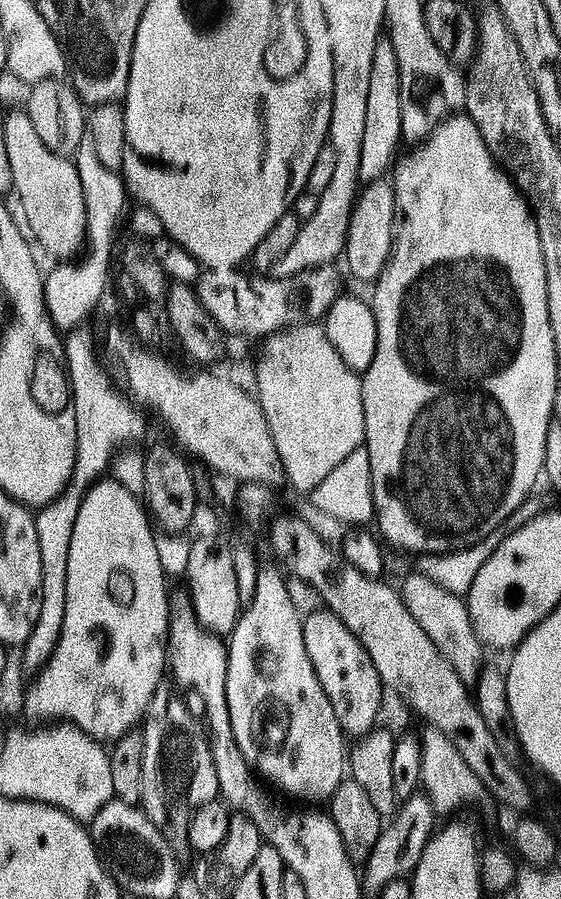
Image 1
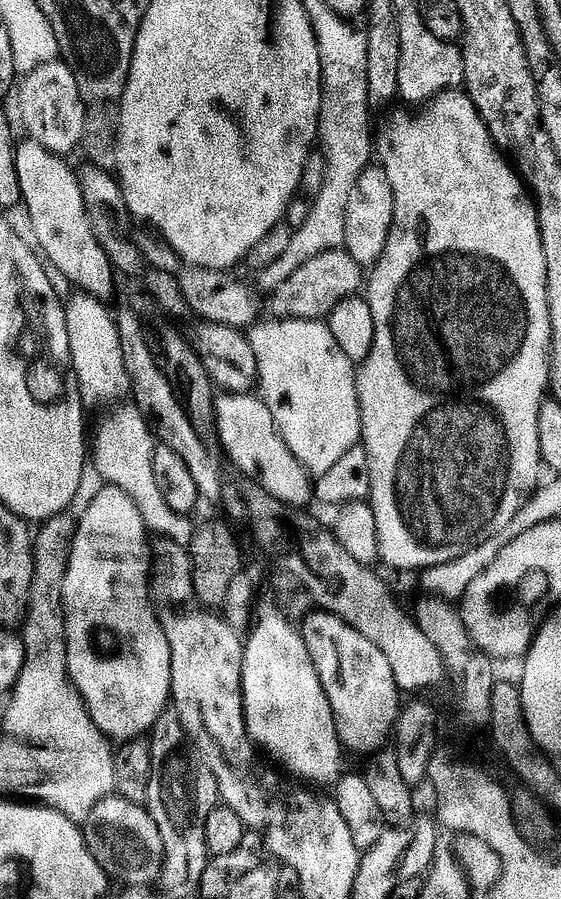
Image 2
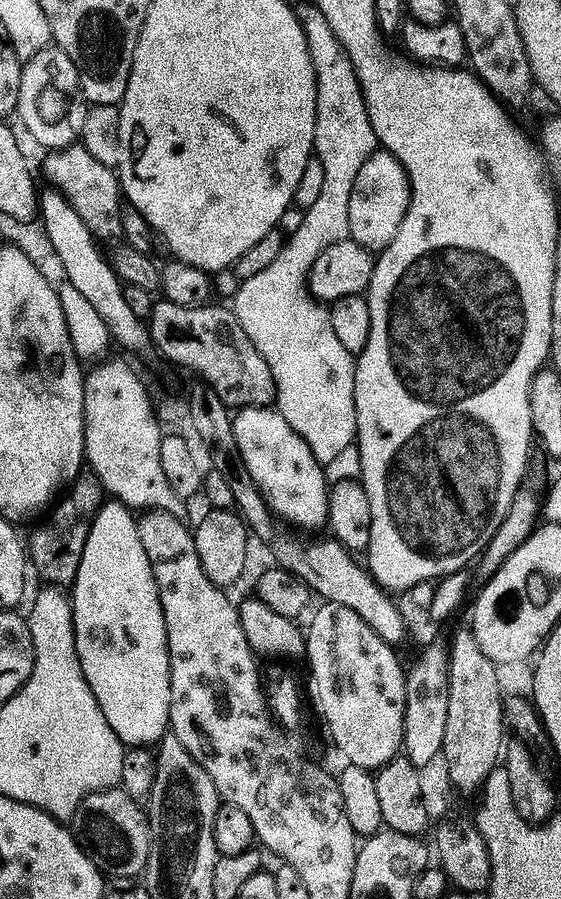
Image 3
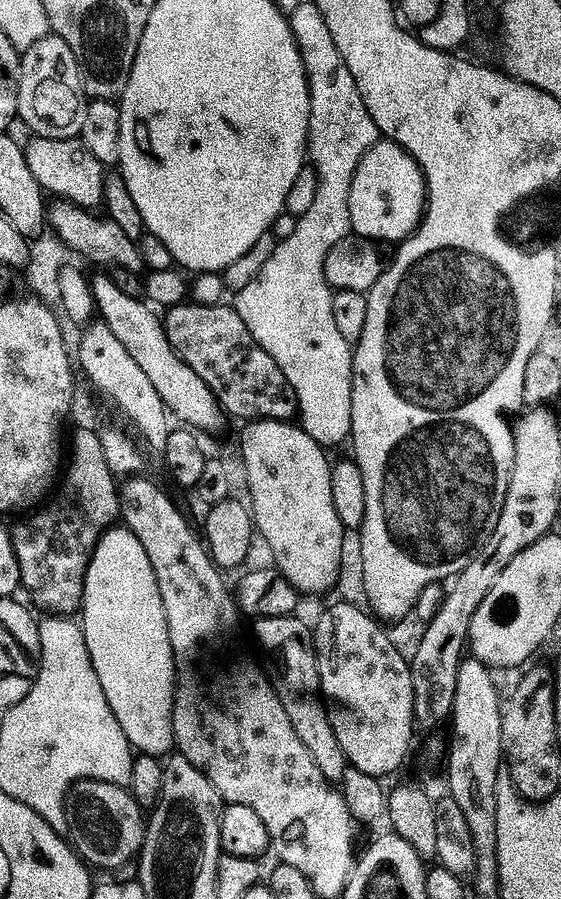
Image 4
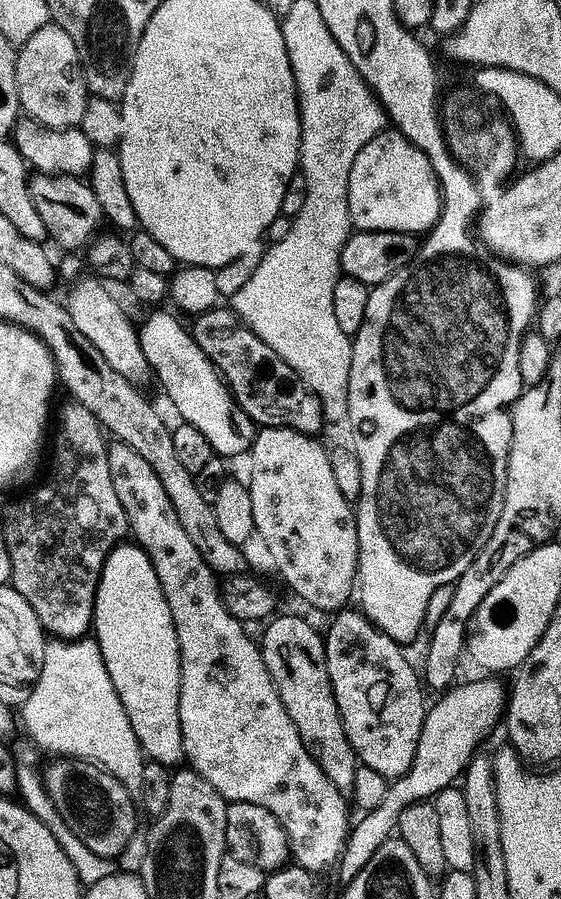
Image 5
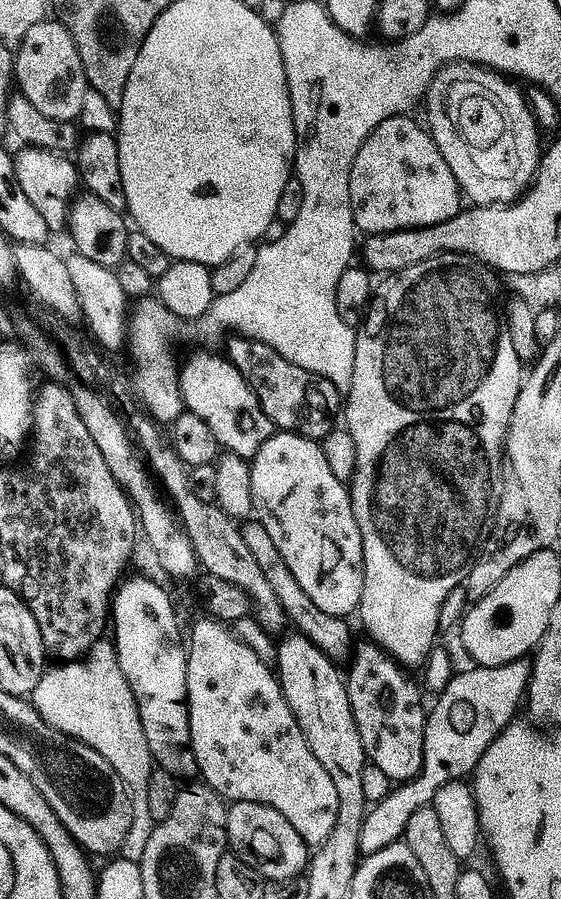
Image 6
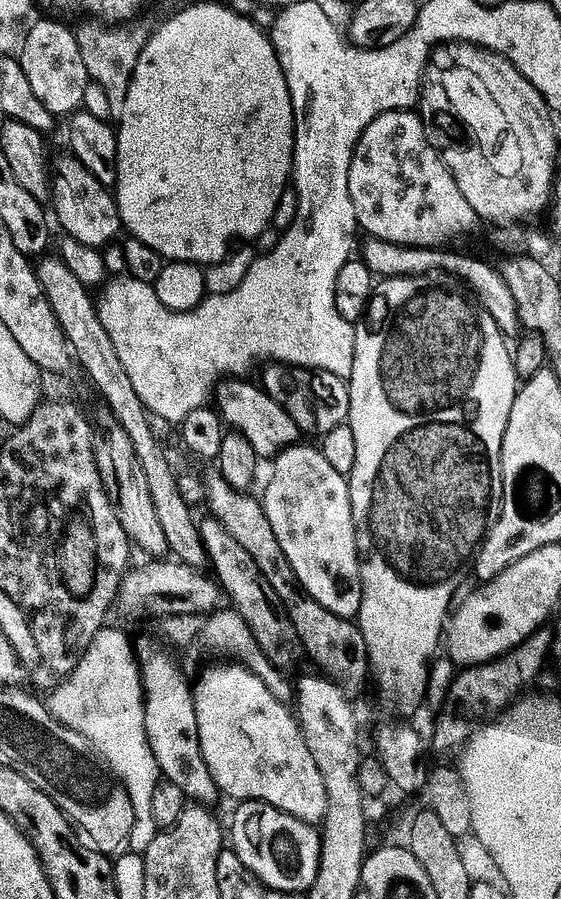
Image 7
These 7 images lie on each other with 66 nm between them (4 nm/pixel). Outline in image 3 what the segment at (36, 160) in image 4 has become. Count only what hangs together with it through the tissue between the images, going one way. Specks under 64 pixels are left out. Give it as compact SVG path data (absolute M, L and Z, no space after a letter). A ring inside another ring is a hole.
M73 146L53 151L44 160L44 172L48 175L49 185L61 192L74 206L78 218L86 222L90 234L101 245L116 246L124 240L125 197L122 195L119 175L113 169L102 166L90 150L83 146Z

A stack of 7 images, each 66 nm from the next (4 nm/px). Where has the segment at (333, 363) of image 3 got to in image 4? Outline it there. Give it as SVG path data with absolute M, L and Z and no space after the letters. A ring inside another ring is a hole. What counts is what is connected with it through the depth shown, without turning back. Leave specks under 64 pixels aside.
M314 2L308 4L300 4L293 12L290 12L290 23L292 33L300 47L300 53L304 59L306 66L306 74L308 75L308 85L310 86L310 130L308 131L308 156L310 164L316 167L316 176L320 181L316 184L316 197L312 200L312 205L308 208L308 213L301 218L296 224L296 229L289 234L288 237L281 239L277 246L277 252L270 262L266 264L264 272L254 279L250 286L238 293L235 297L234 307L238 314L247 322L254 322L255 343L259 348L264 350L274 362L281 367L288 380L291 391L300 399L300 408L304 413L301 414L299 423L302 425L304 432L310 434L310 438L321 446L329 446L328 444L340 444L349 439L352 434L352 357L354 355L353 345L346 338L342 338L341 332L338 331L338 322L334 322L334 290L329 286L328 279L324 271L326 270L326 258L330 254L330 250L334 250L334 246L338 246L338 242L342 242L352 232L352 219L350 218L350 190L354 182L354 174L358 170L358 166L362 162L362 158L368 151L378 142L378 133L376 131L376 123L374 118L370 118L370 114L366 110L366 102L362 102L362 94L358 94L358 86L354 82L354 74L350 74L350 70L346 66L346 62L342 62L342 54L338 54L338 50L334 46L334 38L330 38L330 30L326 26L326 22L322 18L322 14L318 10L318 6Z

